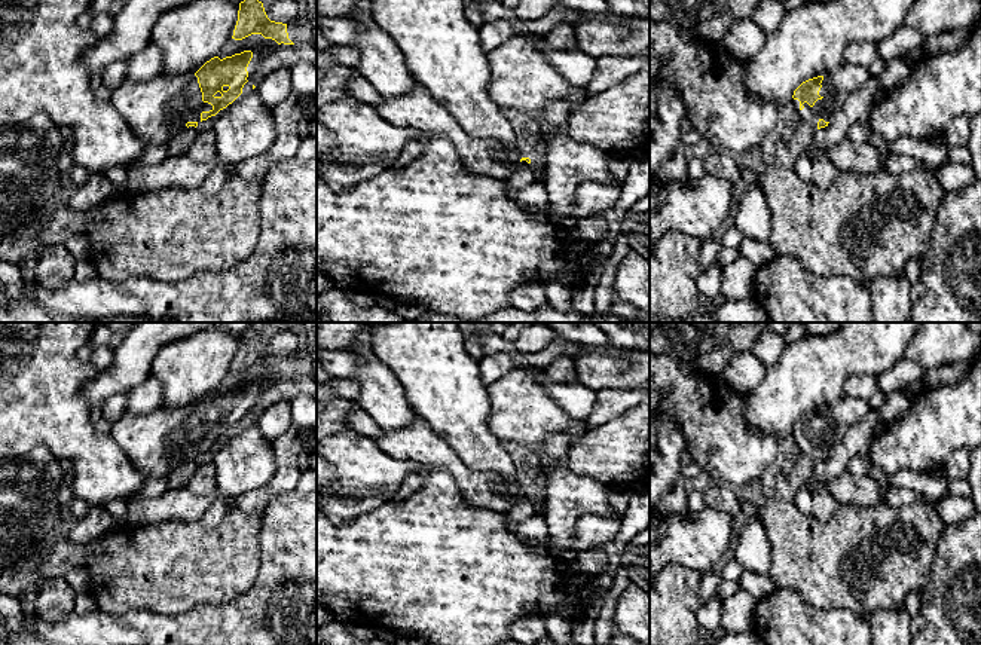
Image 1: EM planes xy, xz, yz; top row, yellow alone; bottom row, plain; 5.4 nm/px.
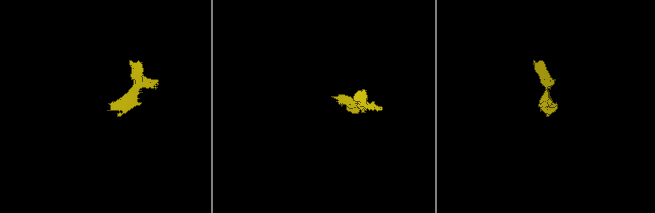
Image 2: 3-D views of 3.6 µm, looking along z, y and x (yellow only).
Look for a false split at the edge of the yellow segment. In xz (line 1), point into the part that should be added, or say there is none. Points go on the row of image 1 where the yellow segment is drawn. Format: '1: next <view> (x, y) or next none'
1: next none

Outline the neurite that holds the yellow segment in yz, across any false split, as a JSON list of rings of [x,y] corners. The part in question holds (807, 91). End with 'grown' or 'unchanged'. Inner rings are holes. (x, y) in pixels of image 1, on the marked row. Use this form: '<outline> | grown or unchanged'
[[[843,62],[823,76],[803,82],[794,91],[794,107],[813,129],[825,128],[846,100],[871,77],[868,67]]] | grown

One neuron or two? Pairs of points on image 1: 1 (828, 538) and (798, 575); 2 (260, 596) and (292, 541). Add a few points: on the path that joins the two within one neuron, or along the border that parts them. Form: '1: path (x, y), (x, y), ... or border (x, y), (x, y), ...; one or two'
1: path (827, 547), (807, 566); one
2: path (274, 583), (292, 565), (292, 555); one

